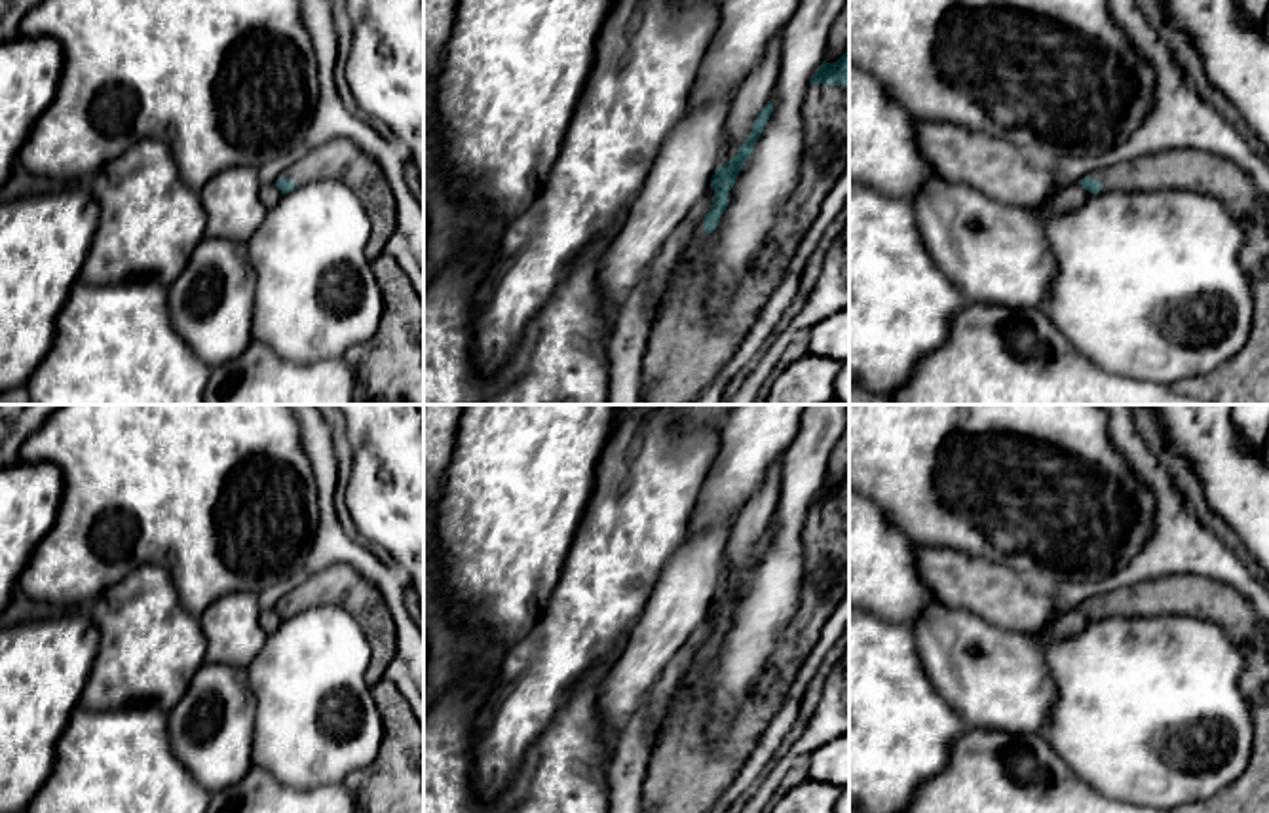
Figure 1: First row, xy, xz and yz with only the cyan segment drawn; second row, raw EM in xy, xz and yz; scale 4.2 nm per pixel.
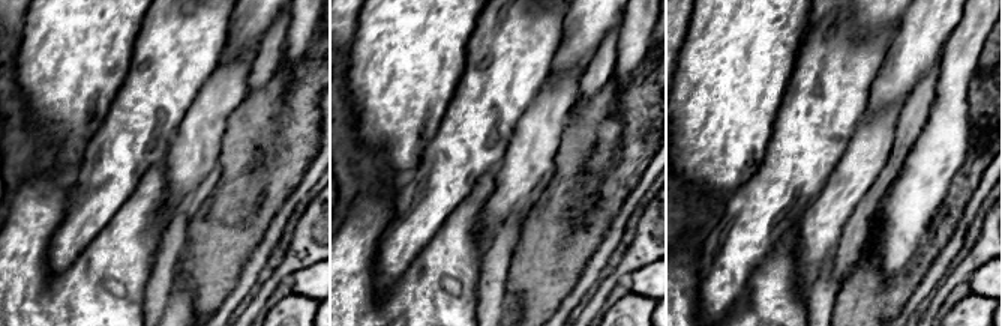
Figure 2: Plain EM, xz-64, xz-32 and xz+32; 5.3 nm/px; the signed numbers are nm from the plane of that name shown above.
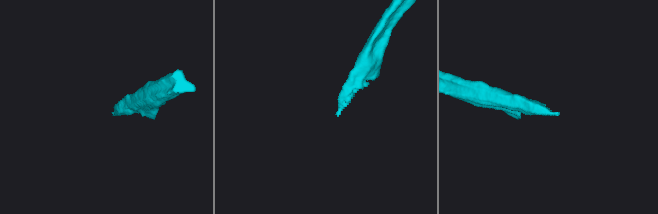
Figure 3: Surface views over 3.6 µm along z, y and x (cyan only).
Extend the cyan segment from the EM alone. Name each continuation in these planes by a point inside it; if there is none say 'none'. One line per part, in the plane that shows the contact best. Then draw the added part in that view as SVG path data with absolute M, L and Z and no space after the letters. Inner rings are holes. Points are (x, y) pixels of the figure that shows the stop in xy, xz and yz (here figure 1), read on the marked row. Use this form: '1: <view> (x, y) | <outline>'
1: xz (686, 346) | M809 84L802 133L794 194L720 315L709 313L709 249L716 230L707 234L699 224L693 232L650 325L638 405L690 405L735 353L849 165L849 85Z

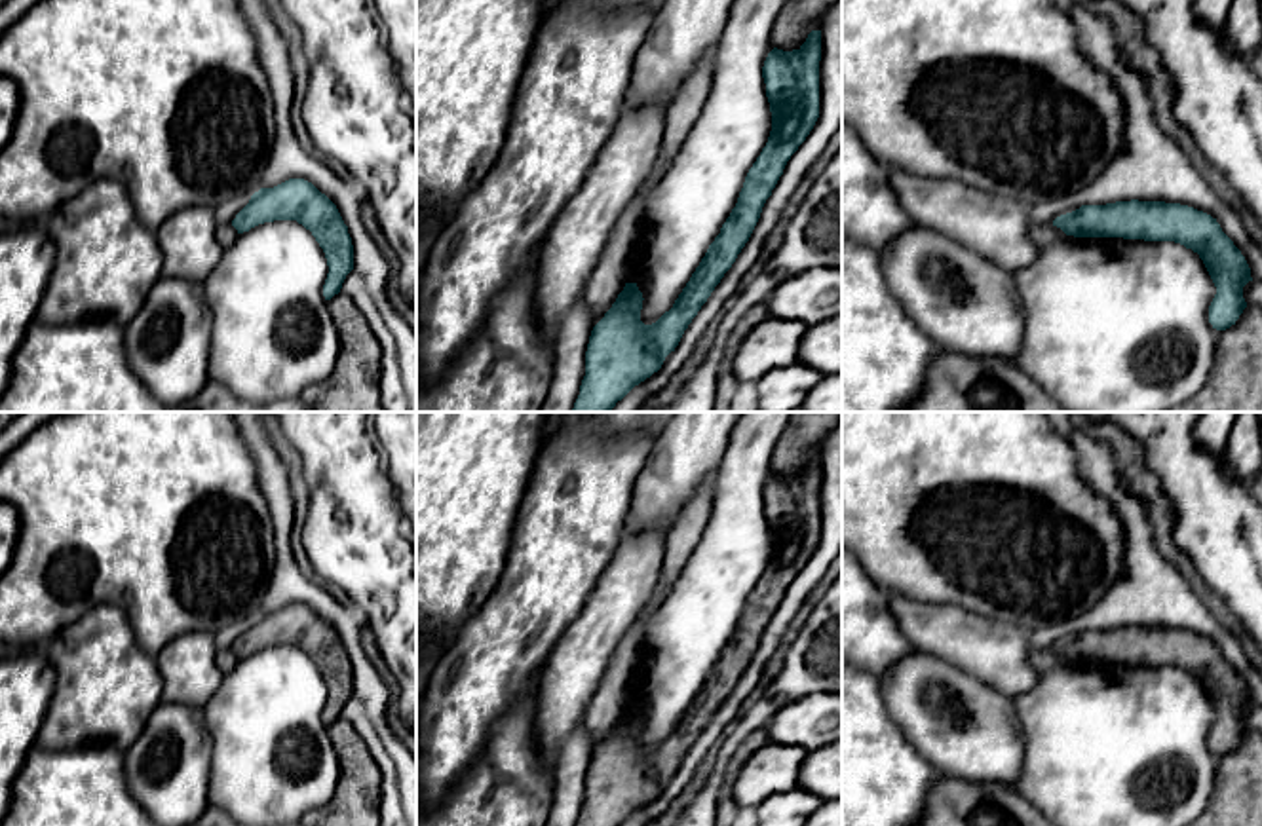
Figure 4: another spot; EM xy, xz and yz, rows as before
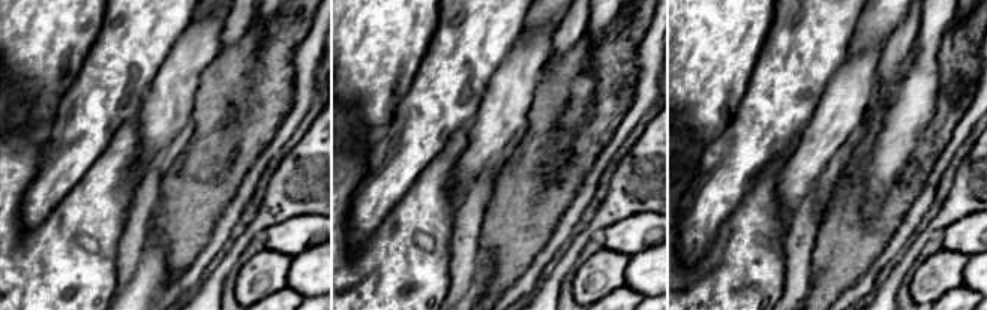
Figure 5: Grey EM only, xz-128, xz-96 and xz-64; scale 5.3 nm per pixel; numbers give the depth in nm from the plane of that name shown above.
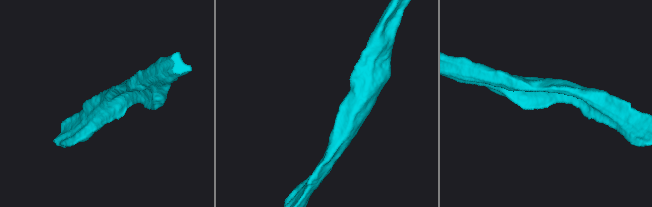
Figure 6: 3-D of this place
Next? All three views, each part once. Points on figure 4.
none

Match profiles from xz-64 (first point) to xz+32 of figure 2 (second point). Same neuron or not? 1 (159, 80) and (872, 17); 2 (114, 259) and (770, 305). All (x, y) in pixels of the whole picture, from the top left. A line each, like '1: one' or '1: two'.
1: two
2: one

